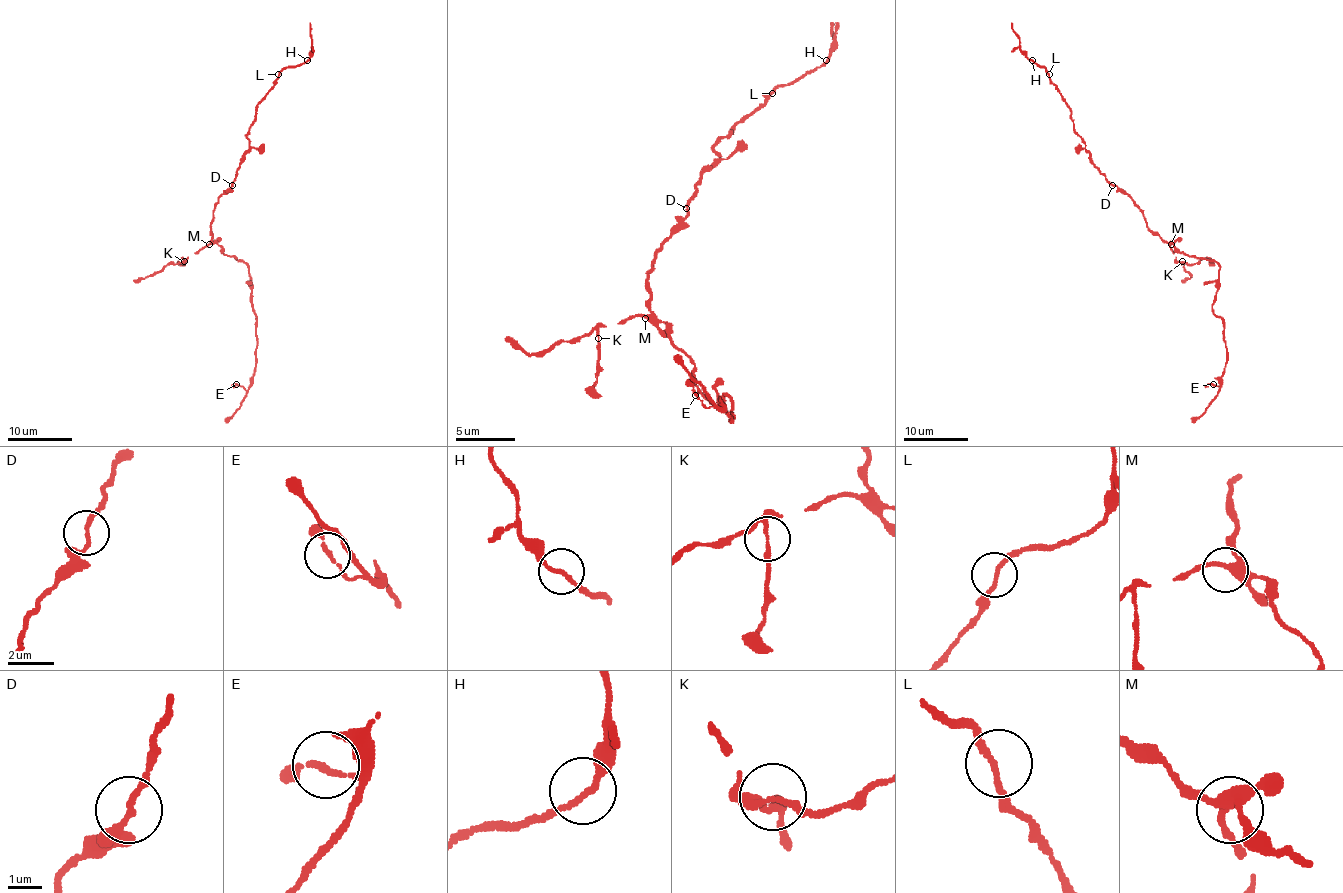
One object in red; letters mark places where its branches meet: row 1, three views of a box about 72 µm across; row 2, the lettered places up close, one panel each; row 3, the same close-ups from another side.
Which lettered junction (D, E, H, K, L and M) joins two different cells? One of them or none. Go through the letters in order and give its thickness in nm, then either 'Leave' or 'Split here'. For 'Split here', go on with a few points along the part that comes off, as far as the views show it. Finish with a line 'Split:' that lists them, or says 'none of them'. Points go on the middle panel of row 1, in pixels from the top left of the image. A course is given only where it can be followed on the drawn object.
D: Thickness 170 nm. Leave
E: Thickness 160 nm. Leave
H: Thickness 160 nm. Leave
K: Thickness 150 nm. Leave
L: Thickness 160 nm. Leave
M: Thickness 240 nm. Leave
Split: none of them

